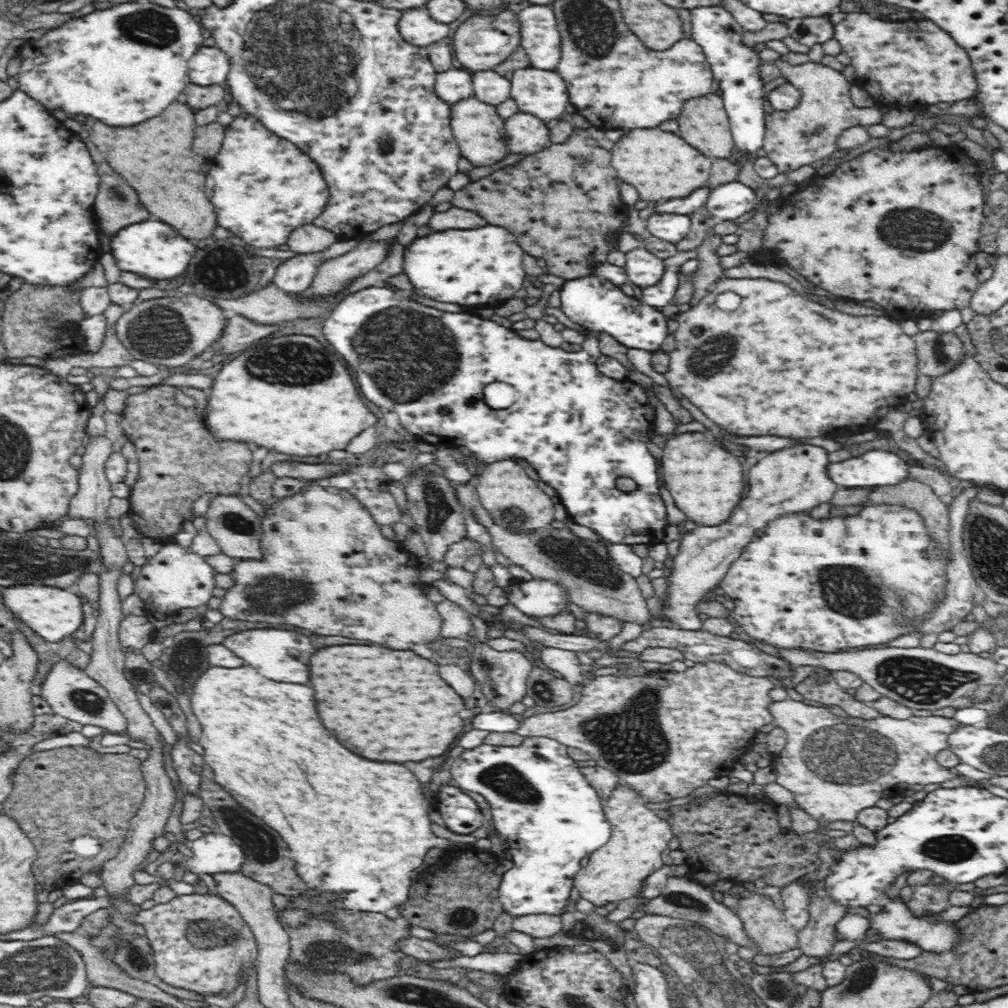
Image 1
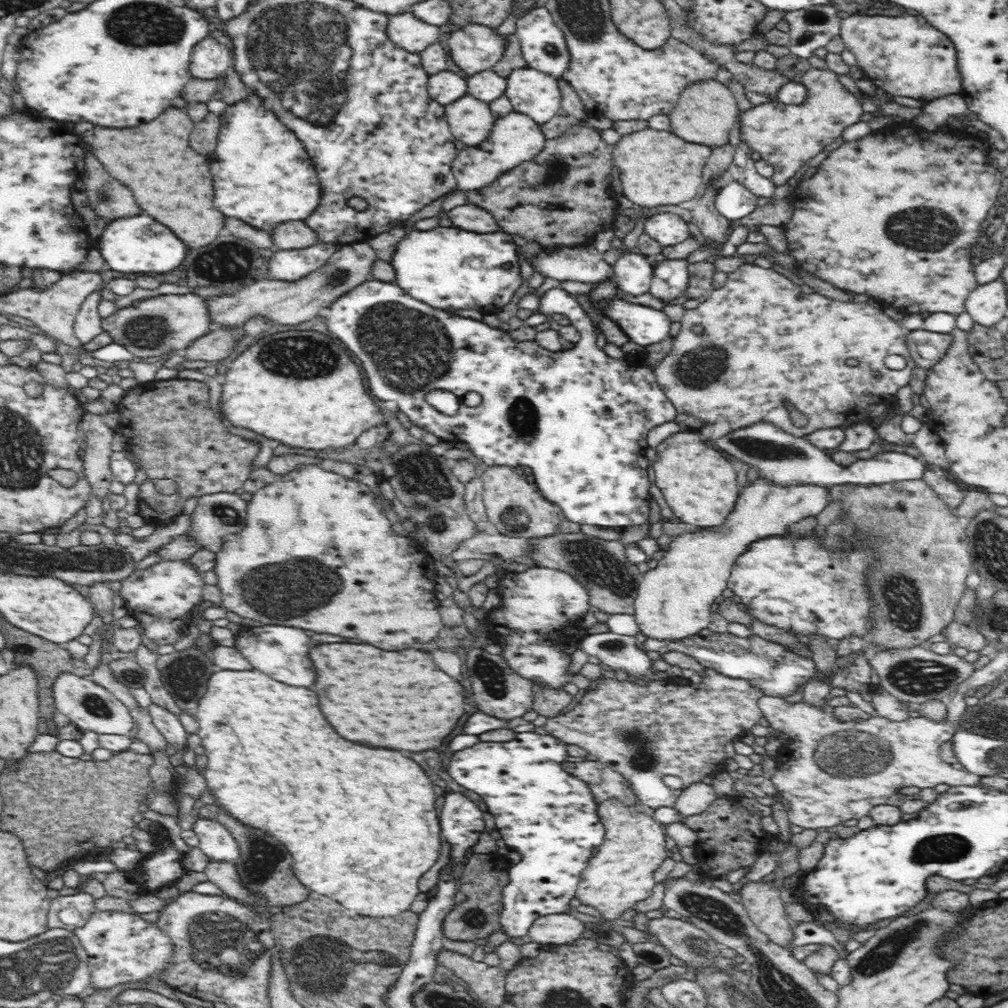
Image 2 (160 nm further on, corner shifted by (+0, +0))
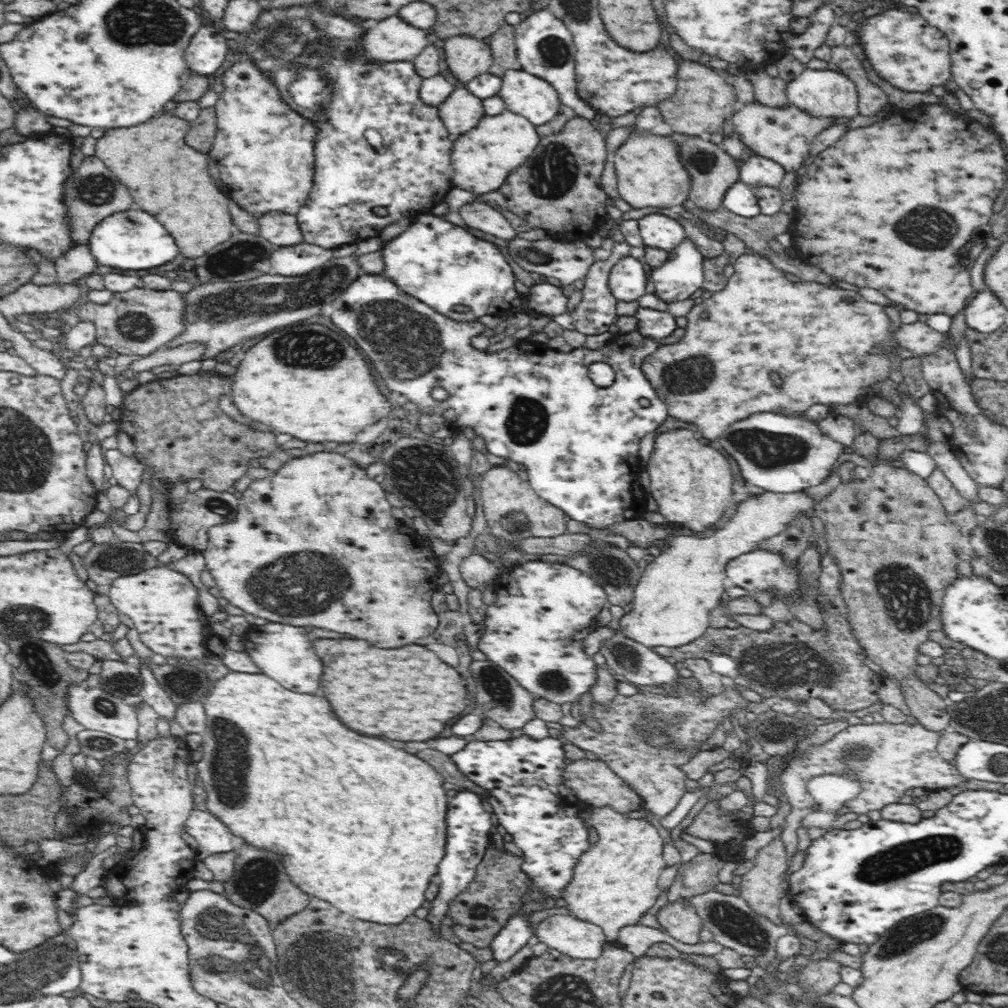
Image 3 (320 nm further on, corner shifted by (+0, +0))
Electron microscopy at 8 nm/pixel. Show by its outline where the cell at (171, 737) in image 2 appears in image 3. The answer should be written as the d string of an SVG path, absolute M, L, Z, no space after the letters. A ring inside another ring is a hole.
M142 663L138 667L143 680L143 686L139 695L147 705L150 705L150 708L154 709L158 718L164 717L170 721L177 713L177 707L174 705L175 702L168 693L164 692L148 665Z

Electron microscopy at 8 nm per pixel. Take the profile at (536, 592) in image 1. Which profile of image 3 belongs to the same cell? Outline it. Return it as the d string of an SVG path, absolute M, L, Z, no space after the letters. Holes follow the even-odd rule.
M541 559L509 566L494 580L496 594L494 603L487 606L483 620L483 633L477 648L484 652L487 660L496 662L513 676L522 688L537 698L545 698L556 704L578 702L584 692L596 684L596 670L599 668L593 657L583 649L583 640L596 627L595 618L602 608L608 606L608 594L588 574L574 570L564 563L545 562Z

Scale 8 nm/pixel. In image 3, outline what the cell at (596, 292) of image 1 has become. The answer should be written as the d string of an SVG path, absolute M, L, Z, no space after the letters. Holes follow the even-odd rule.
M639 308L636 312L638 318L638 333L645 338L655 341L670 336L676 329L676 320L672 314L650 310L650 308Z

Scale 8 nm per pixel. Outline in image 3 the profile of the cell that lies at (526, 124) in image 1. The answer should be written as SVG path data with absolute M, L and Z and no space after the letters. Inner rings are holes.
M506 109L496 116L486 115L486 122L482 122L482 126L470 130L466 138L464 134L460 134L453 140L454 152L451 154L451 165L454 169L455 186L479 196L498 190L508 178L508 174L520 164L524 164L540 142L541 136L536 133L536 126L530 124L530 121L522 118L520 114Z

